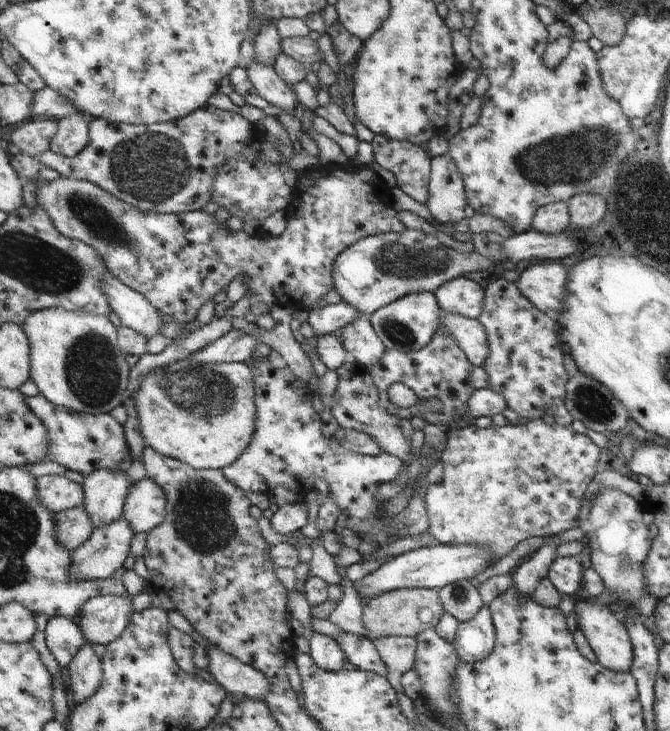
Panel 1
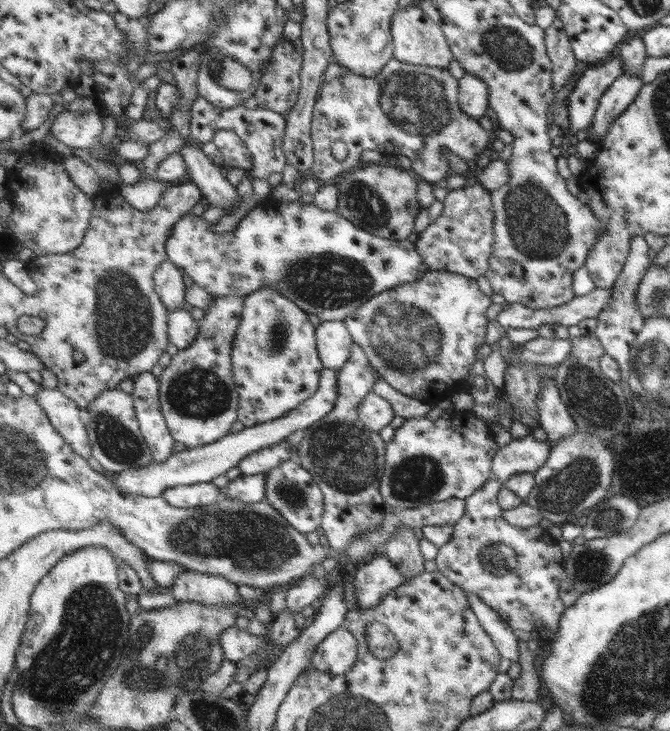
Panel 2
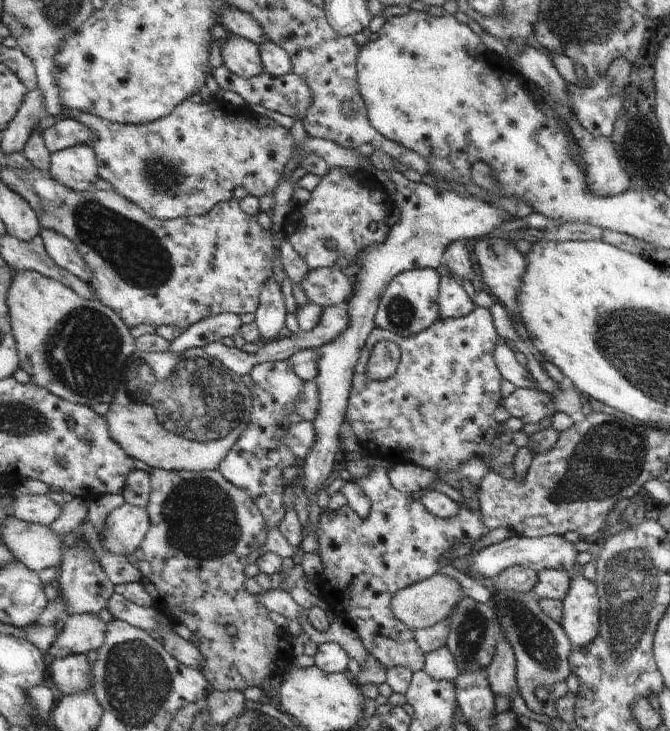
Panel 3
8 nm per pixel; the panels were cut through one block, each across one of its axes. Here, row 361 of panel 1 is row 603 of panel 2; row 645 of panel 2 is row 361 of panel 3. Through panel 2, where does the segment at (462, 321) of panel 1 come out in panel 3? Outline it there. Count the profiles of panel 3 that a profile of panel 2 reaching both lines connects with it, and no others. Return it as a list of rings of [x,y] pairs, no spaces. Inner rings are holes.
[[[503,342],[497,344],[493,348],[493,360],[495,360],[495,366],[497,370],[501,372],[501,376],[505,380],[509,380],[515,388],[523,388],[527,390],[531,386],[531,374],[529,370],[523,366],[521,358],[517,356],[517,352],[513,348],[507,348]]]

